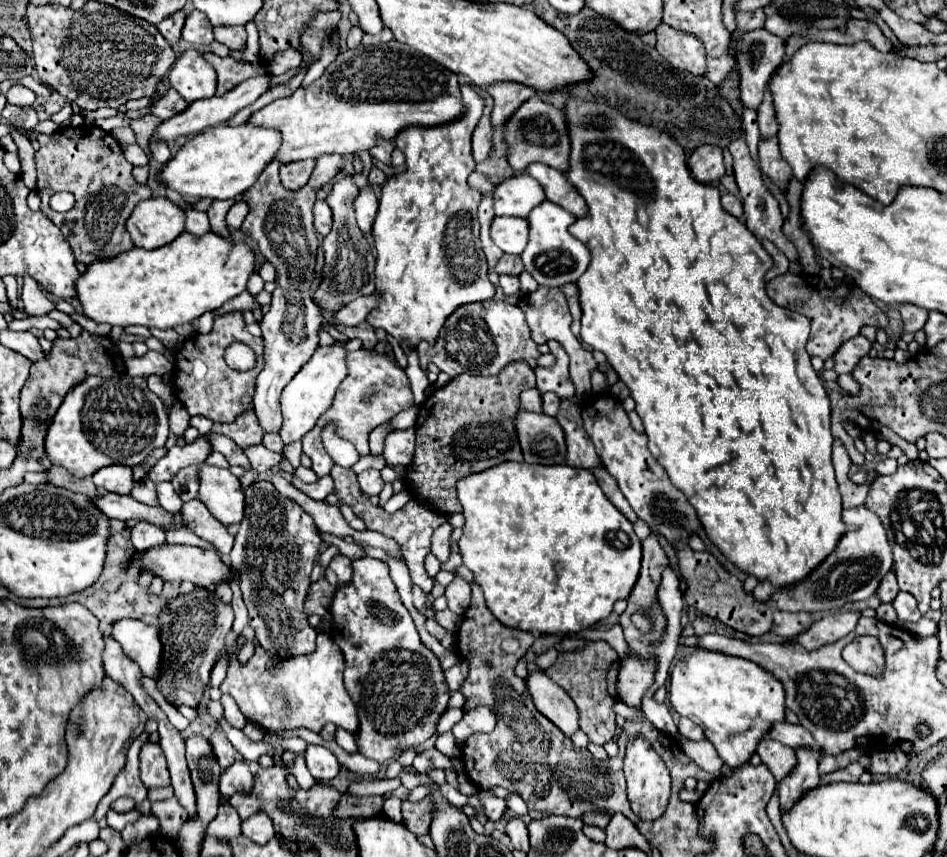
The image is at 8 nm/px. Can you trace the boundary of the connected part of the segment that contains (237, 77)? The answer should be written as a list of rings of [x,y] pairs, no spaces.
[[[207,51],[203,57],[217,71],[217,95],[231,91],[245,79],[265,75],[265,71],[267,71],[261,63],[239,63],[231,57],[217,57],[211,51]]]

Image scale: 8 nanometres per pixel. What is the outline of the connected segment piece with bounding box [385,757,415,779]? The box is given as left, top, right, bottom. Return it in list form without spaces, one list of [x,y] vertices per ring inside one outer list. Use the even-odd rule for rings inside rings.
[[[395,757],[395,759],[391,759],[391,763],[389,763],[389,767],[387,767],[387,773],[385,773],[385,779],[393,779],[393,777],[397,777],[401,771],[407,771],[407,773],[415,773],[415,769],[409,765],[409,767],[405,767],[405,765],[401,765],[399,763],[399,759]]]

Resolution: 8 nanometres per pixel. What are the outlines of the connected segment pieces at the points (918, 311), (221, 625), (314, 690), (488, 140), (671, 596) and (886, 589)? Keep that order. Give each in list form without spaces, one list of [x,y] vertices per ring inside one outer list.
[[[903,305],[899,307],[901,319],[905,323],[903,333],[915,333],[923,327],[923,323],[927,323],[927,311],[923,311],[921,307],[911,307],[911,305]]]
[[[195,587],[193,591],[171,599],[161,611],[159,623],[163,657],[157,675],[157,689],[169,703],[175,703],[177,707],[199,707],[209,685],[209,671],[225,647],[225,635],[231,631],[233,609],[223,599],[219,599],[213,589]]]
[[[321,633],[316,638],[316,649],[309,655],[297,655],[287,659],[271,659],[261,645],[255,645],[255,653],[247,663],[239,661],[239,647],[231,655],[227,665],[227,677],[221,683],[221,693],[231,695],[241,713],[265,731],[293,731],[299,727],[319,733],[325,723],[357,731],[357,711],[343,685],[343,653],[335,641]]]
[[[479,89],[479,93],[485,97],[485,109],[483,109],[483,115],[481,115],[475,131],[473,131],[473,159],[475,159],[475,163],[489,159],[491,149],[493,149],[493,125],[489,119],[493,99],[489,97],[489,93],[485,89]]]
[[[673,571],[663,573],[661,587],[659,587],[659,601],[661,601],[663,613],[667,617],[667,633],[681,637],[681,633],[683,633],[683,625],[681,625],[683,593],[679,591],[679,579]]]
[[[885,575],[879,589],[877,589],[877,597],[881,599],[881,603],[893,603],[897,593],[899,593],[899,587],[897,587],[895,575]]]

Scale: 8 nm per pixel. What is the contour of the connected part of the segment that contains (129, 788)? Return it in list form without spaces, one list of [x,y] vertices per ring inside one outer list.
[[[143,733],[141,737],[137,737],[129,751],[127,751],[127,761],[125,761],[125,767],[121,769],[121,773],[115,777],[109,793],[99,801],[97,805],[97,811],[95,811],[95,819],[101,819],[105,817],[105,813],[109,811],[109,805],[119,799],[119,797],[129,797],[133,799],[137,805],[147,797],[147,789],[143,787],[141,779],[139,779],[139,763],[137,763],[137,755],[139,755],[139,749],[141,745],[147,741],[147,735]]]

